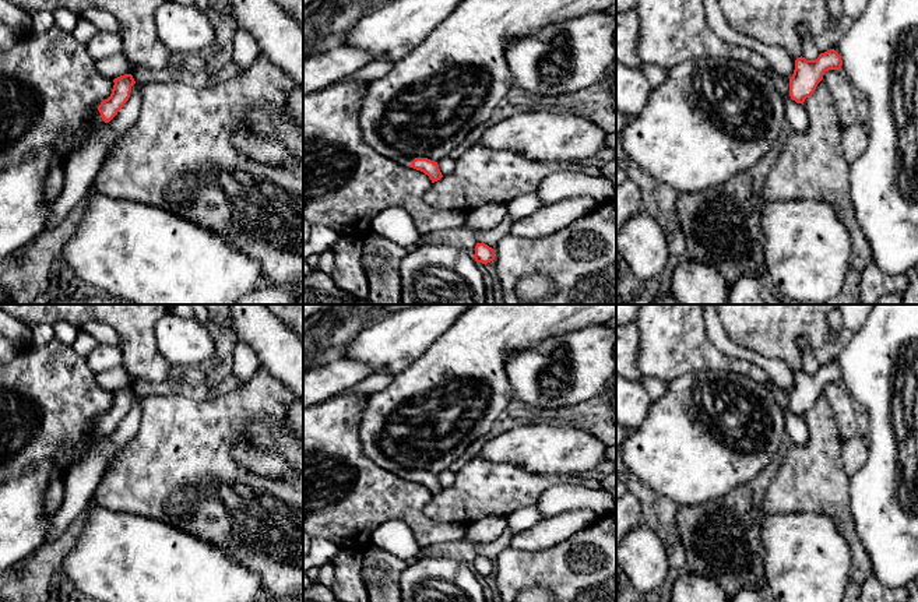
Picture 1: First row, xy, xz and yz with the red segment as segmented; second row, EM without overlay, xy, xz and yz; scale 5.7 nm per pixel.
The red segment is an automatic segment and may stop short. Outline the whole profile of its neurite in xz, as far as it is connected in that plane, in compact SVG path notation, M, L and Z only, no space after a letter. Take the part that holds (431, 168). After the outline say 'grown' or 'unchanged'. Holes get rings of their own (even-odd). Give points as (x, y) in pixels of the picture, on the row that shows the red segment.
M461 0L456 6L456 8L443 21L440 21L415 49L412 49L401 60L395 61L394 67L386 75L376 78L367 84L366 95L363 98L359 115L359 127L363 140L379 155L391 159L402 166L409 166L423 172L429 176L432 183L440 180L443 175L439 169L437 162L449 156L449 154L457 145L460 145L469 133L472 133L478 126L483 124L492 116L493 110L506 96L506 94L513 88L513 75L506 59L509 42L520 36L531 35L532 32L553 21L562 21L590 11L608 11L613 6L616 6L616 0Z | grown

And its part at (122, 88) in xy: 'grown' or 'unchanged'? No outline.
grown

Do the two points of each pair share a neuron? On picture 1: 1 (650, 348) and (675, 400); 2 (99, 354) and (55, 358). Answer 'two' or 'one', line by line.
1: two
2: two

